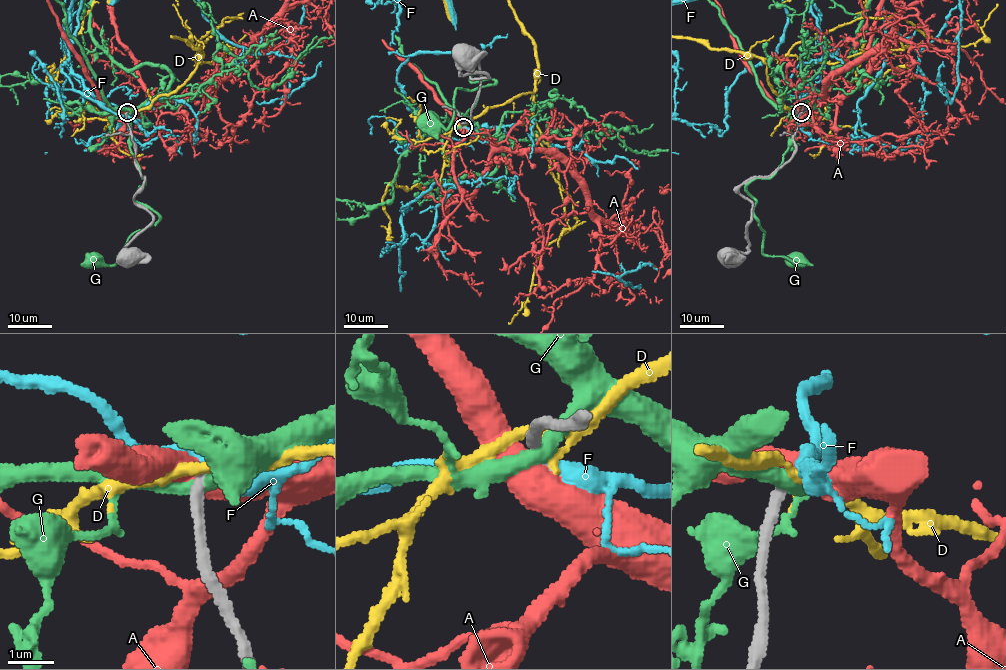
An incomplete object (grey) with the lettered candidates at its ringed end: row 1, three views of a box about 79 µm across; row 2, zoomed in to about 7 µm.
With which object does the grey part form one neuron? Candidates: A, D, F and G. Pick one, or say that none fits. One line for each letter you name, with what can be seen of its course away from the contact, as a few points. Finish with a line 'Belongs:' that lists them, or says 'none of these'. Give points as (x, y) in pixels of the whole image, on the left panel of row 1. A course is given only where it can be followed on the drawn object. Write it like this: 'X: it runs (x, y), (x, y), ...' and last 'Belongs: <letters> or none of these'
Belongs: A

